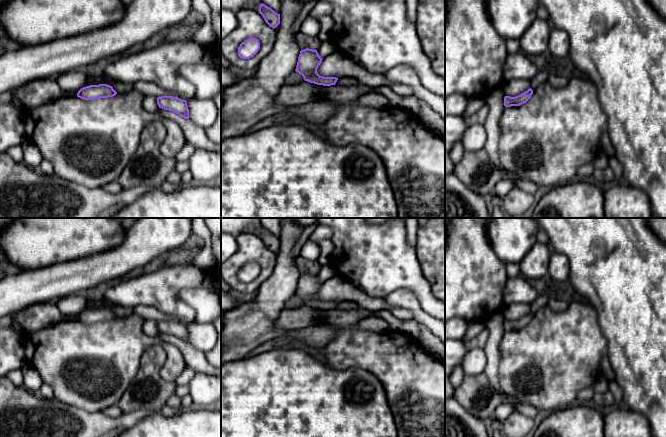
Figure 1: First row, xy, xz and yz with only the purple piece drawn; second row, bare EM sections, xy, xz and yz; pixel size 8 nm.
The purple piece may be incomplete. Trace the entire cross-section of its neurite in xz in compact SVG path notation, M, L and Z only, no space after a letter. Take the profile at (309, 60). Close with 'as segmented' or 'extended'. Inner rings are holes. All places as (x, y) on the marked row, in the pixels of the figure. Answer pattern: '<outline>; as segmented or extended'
M306 48L300 51L295 71L303 76L305 81L317 85L335 85L338 78L323 77L317 73L317 69L322 62L317 50Z; as segmented

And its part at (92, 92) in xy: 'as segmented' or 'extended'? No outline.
as segmented

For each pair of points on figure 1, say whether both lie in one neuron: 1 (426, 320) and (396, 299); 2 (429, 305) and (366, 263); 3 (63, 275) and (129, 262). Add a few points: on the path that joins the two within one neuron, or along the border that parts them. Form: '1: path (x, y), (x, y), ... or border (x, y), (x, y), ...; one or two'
1: path (419, 313), (403, 299); one
2: path (417, 288), (395, 266), (383, 263); one
3: path (79, 275), (113, 264); one

